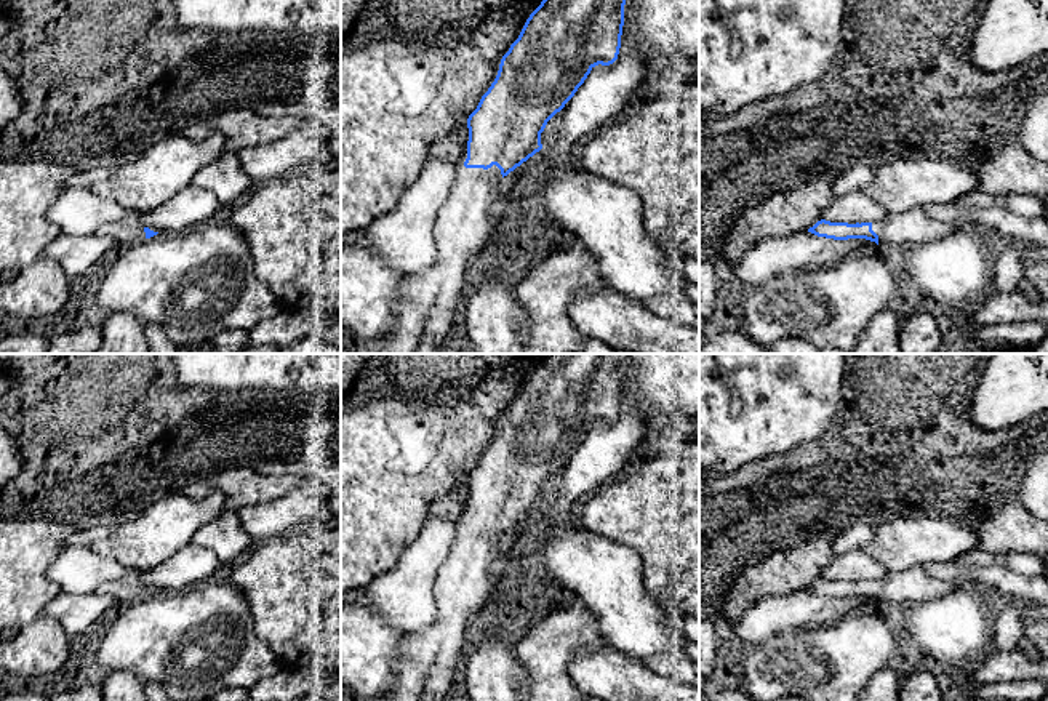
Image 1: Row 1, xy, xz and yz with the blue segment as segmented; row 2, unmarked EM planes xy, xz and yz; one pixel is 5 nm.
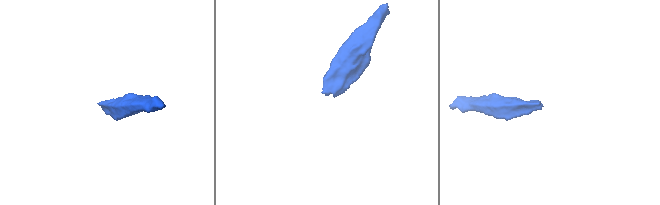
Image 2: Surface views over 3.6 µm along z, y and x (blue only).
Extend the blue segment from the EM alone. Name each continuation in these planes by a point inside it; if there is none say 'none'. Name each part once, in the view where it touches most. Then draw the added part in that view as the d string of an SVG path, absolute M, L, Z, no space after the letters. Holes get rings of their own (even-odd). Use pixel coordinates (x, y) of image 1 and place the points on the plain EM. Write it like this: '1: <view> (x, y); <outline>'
1: xz (426, 663); M496 523L488 528L461 527L434 583L435 619L429 627L403 642L395 663L395 683L384 695L389 701L422 701L426 695L440 701L451 688L453 671L466 651L470 618L482 610L490 594L491 565L501 543L502 533Z

